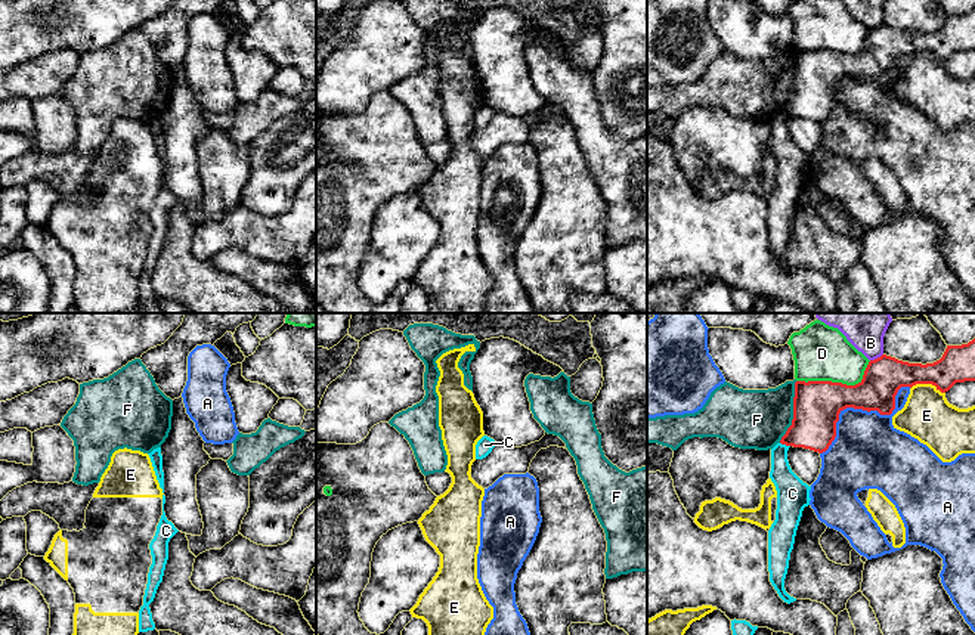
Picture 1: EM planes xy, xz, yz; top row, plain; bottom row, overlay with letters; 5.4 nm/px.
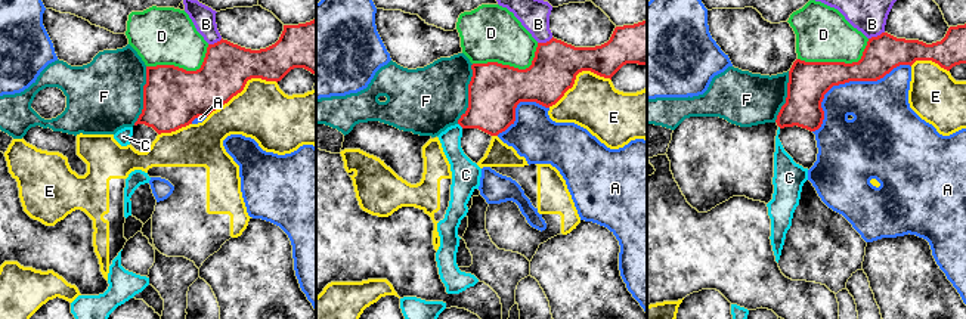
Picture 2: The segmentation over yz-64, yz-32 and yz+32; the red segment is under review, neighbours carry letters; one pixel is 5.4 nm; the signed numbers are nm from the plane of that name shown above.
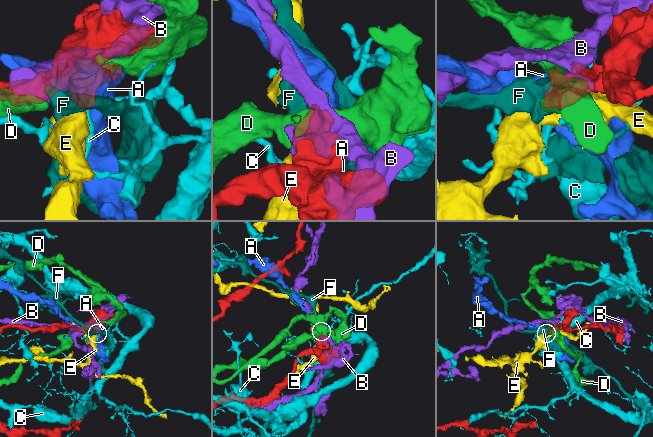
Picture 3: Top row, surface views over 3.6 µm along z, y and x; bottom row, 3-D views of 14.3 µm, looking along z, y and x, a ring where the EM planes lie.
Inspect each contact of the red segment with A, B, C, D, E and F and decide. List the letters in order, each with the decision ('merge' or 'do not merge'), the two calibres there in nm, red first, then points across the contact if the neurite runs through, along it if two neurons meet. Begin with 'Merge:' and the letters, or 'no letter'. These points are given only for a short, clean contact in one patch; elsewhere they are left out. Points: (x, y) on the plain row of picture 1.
Merge: no letter
A: do not merge | 260/400 nm
B: do not merge | 220/140 nm
C: do not merge | 260/150 nm | along yz (780, 111), (789, 115)
D: do not merge | 260/280 nm
E: do not merge | 220/280 nm
F: do not merge | 260/320 nm | along yz (796, 50), (792, 93), (779, 111)

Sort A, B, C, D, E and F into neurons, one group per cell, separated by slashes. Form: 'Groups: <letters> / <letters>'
Groups: A / B / C / D / E / F

